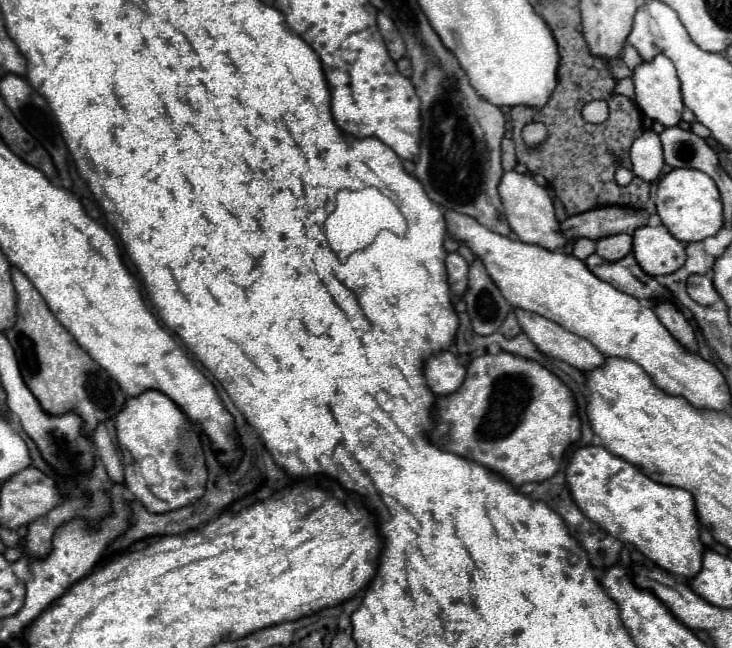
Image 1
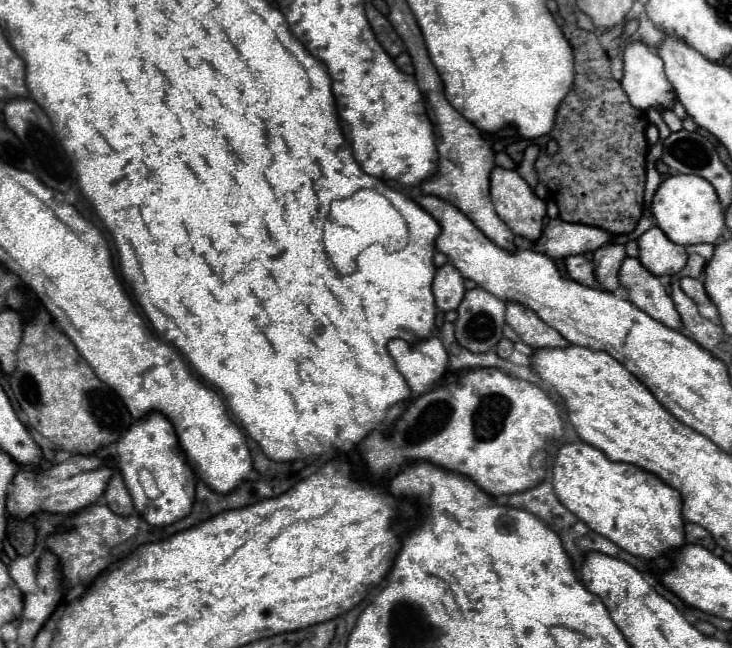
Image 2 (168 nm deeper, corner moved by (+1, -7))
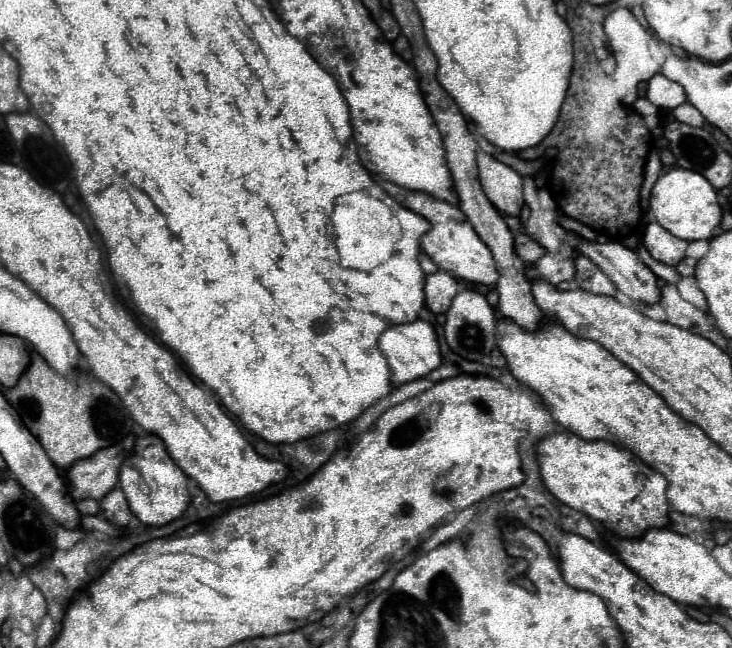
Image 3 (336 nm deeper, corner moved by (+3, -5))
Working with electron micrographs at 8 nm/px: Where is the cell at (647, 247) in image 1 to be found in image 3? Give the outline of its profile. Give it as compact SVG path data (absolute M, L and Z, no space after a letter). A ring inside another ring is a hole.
M649 223L643 235L643 245L653 259L675 267L685 257L685 249L689 243L665 231L659 223Z

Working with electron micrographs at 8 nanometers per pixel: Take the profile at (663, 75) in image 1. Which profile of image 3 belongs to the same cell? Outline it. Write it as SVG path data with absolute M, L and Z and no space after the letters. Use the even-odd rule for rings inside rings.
M613 9L605 23L605 33L609 37L609 45L611 45L611 51L617 59L617 69L613 73L613 85L615 85L615 91L617 91L617 97L625 103L625 105L633 105L635 99L637 99L637 89L639 89L639 83L647 83L653 75L659 73L663 61L665 61L665 53L661 49L661 45L653 39L653 35L649 31L645 31L637 19L627 11L627 9Z

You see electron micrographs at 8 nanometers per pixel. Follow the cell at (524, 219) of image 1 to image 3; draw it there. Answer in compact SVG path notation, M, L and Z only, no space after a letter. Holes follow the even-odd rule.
M479 151L479 181L483 185L489 201L505 215L519 217L525 201L523 201L523 177L491 155Z

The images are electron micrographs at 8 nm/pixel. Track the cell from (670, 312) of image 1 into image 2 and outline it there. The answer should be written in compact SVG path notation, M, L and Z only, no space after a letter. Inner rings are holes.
M625 257L619 275L621 275L619 283L627 291L627 297L635 307L643 309L647 315L651 315L655 321L667 327L673 329L683 327L679 313L671 297L667 295L665 287L661 285L659 277L649 273L637 259Z

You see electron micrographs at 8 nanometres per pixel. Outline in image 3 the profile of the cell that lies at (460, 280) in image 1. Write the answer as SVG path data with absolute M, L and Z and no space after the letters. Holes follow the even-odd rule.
M437 271L427 277L425 301L433 313L445 313L457 293L459 293L459 281L453 273Z

